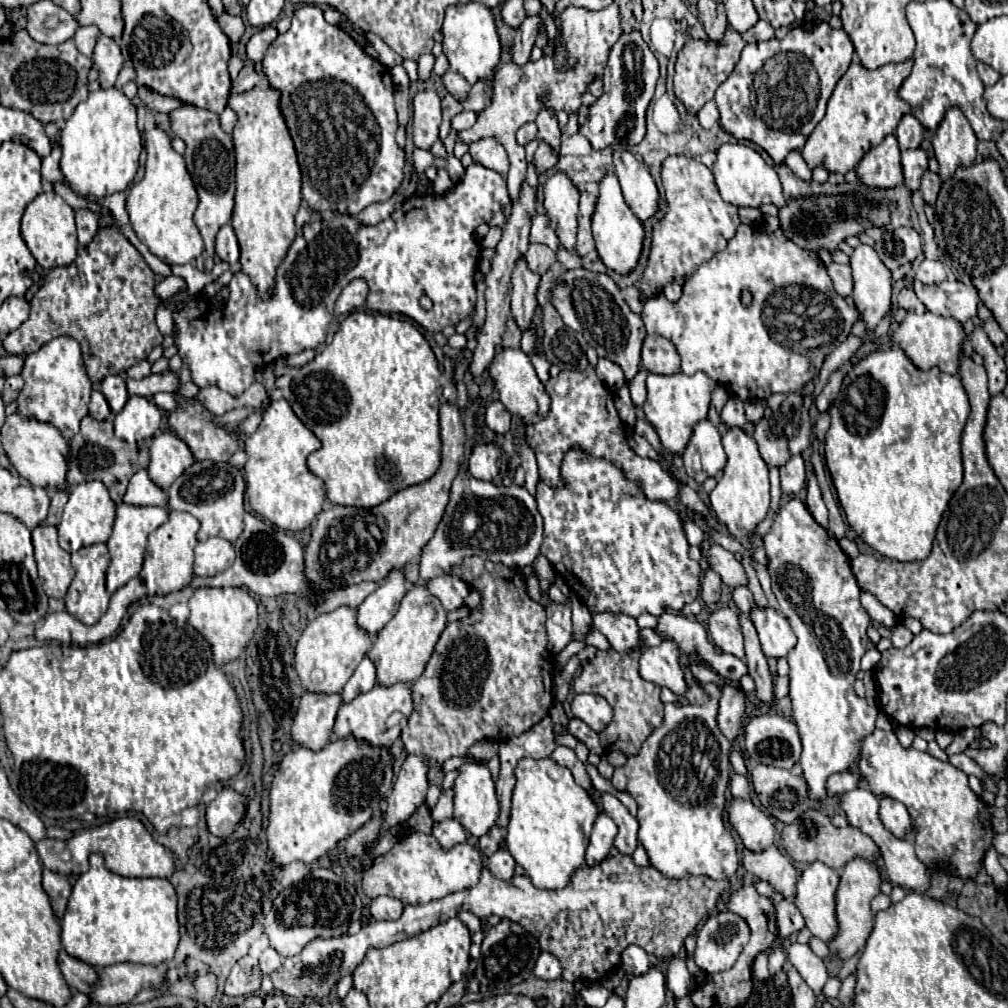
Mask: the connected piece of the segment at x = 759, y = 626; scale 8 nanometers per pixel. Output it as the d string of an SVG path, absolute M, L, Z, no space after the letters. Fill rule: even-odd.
M754 602L754 608L750 610L748 618L758 632L762 650L768 658L784 658L794 648L796 636L790 628L790 622L772 606L762 608Z

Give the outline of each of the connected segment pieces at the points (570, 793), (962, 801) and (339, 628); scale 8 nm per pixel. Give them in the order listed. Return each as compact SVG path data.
M552 758L520 760L514 768L514 778L516 786L512 792L506 846L536 888L564 888L572 872L584 866L584 852L598 808L574 782L572 772Z
M874 730L860 742L860 776L876 796L900 800L916 824L916 856L926 864L928 872L948 864L962 878L974 878L986 848L992 844L994 832L986 828L986 818L992 810L976 798L962 770L948 762L940 762L928 752L918 752L912 746L904 748L894 730Z
M338 608L334 612L320 614L302 632L296 644L294 668L302 680L302 688L316 694L340 694L356 666L368 654L372 638L356 624L356 610Z

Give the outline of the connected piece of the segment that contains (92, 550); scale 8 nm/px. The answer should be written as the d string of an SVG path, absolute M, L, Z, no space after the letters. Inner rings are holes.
M92 544L71 554L71 563L76 570L76 576L68 588L64 602L66 602L66 610L84 624L96 624L108 608L108 602L110 602L110 594L106 592L108 562L110 562L110 556L106 550L106 544Z

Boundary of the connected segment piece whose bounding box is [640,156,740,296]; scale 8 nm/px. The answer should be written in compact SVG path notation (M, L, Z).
M668 156L662 162L662 184L668 210L652 228L650 256L640 278L640 292L644 296L662 292L662 288L672 280L684 284L698 266L706 264L716 252L726 248L740 224L738 208L720 198L712 170L700 160L688 156Z

